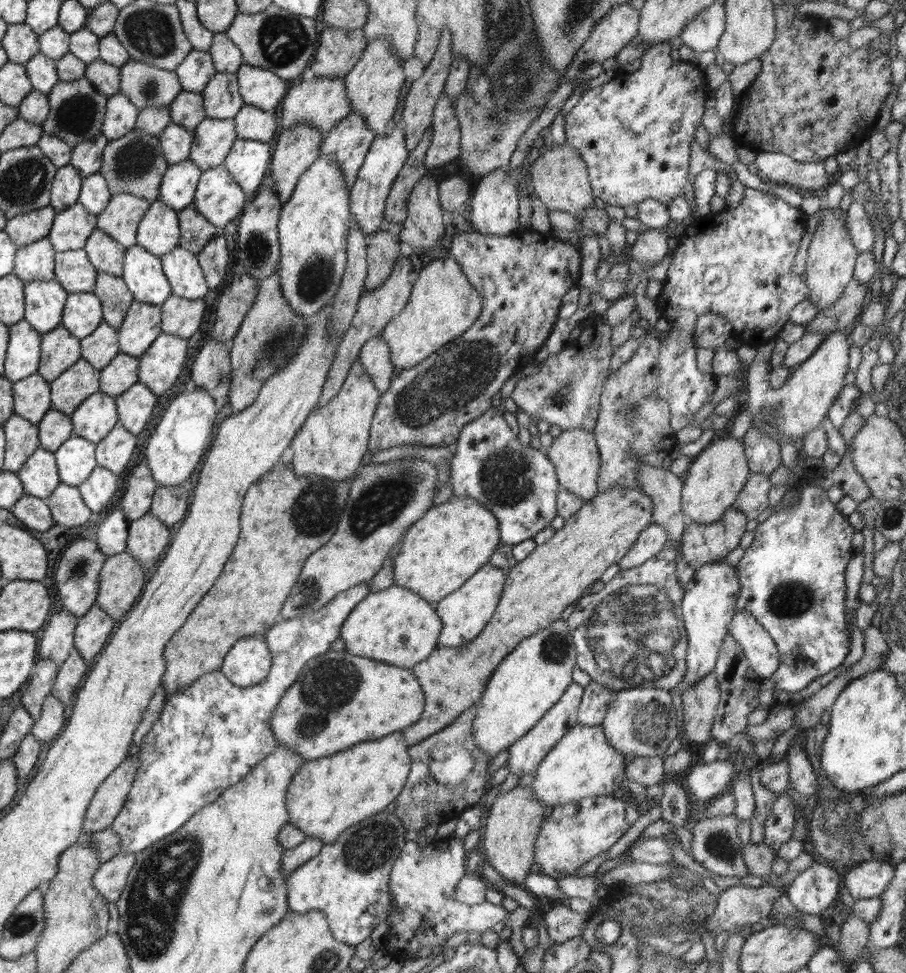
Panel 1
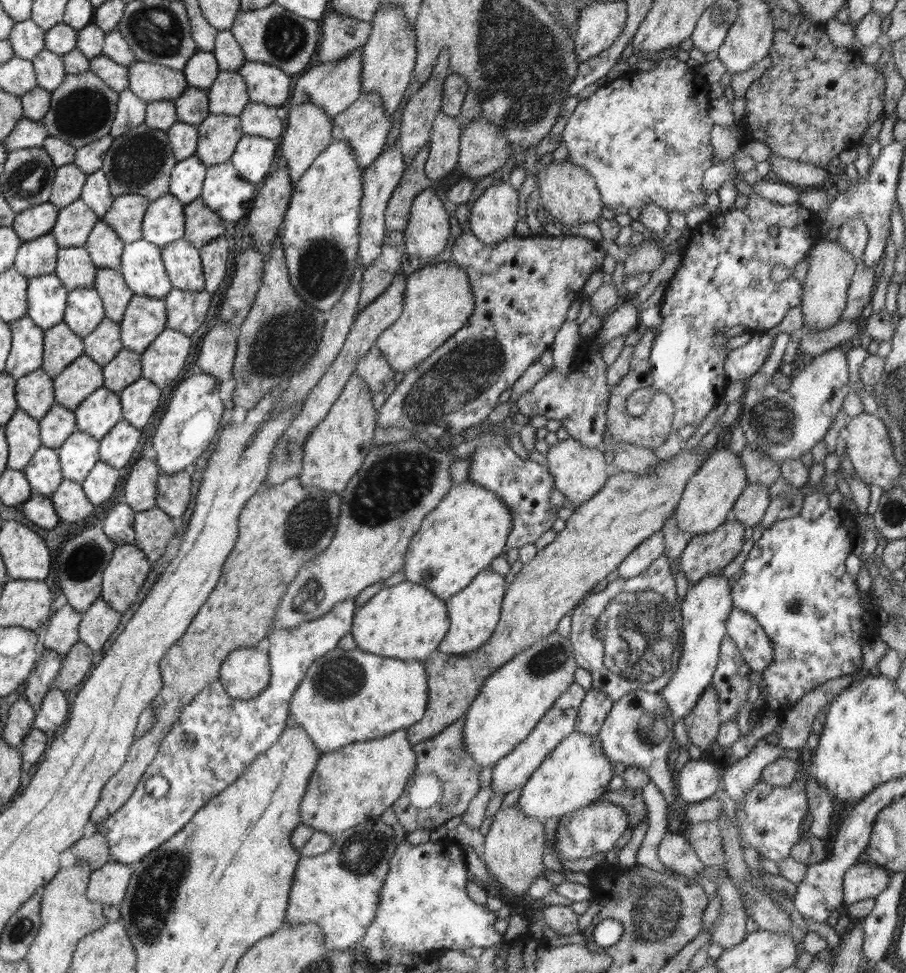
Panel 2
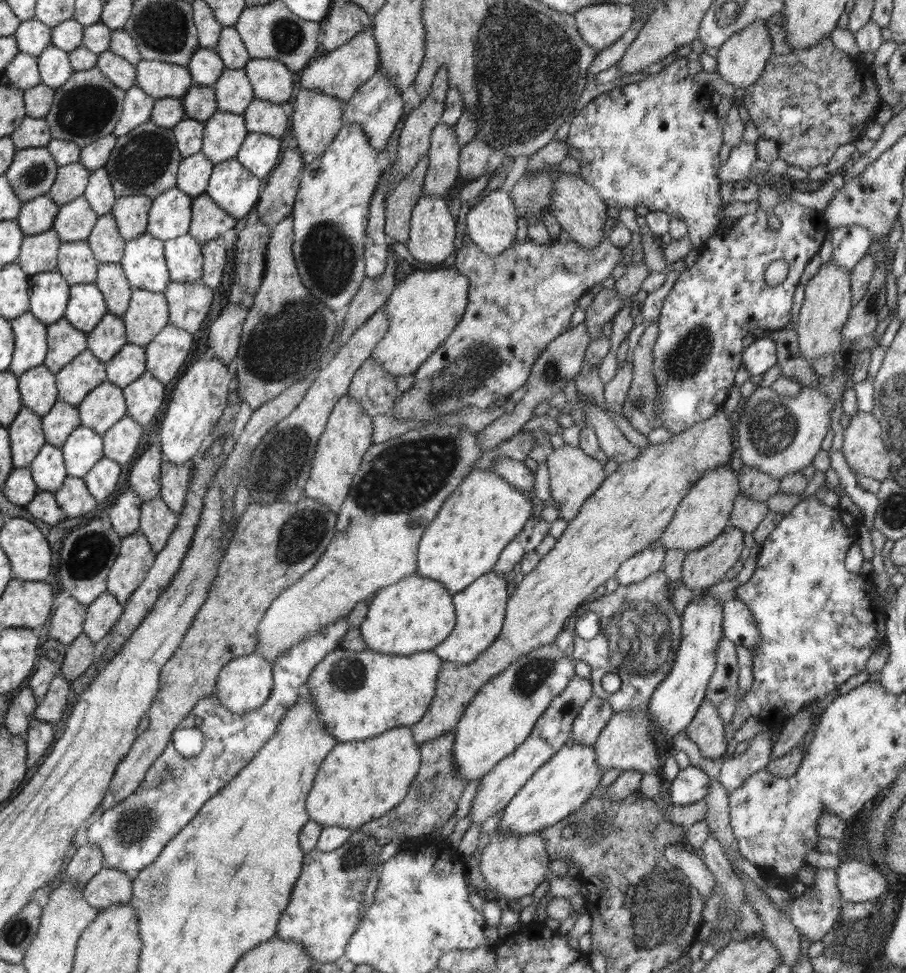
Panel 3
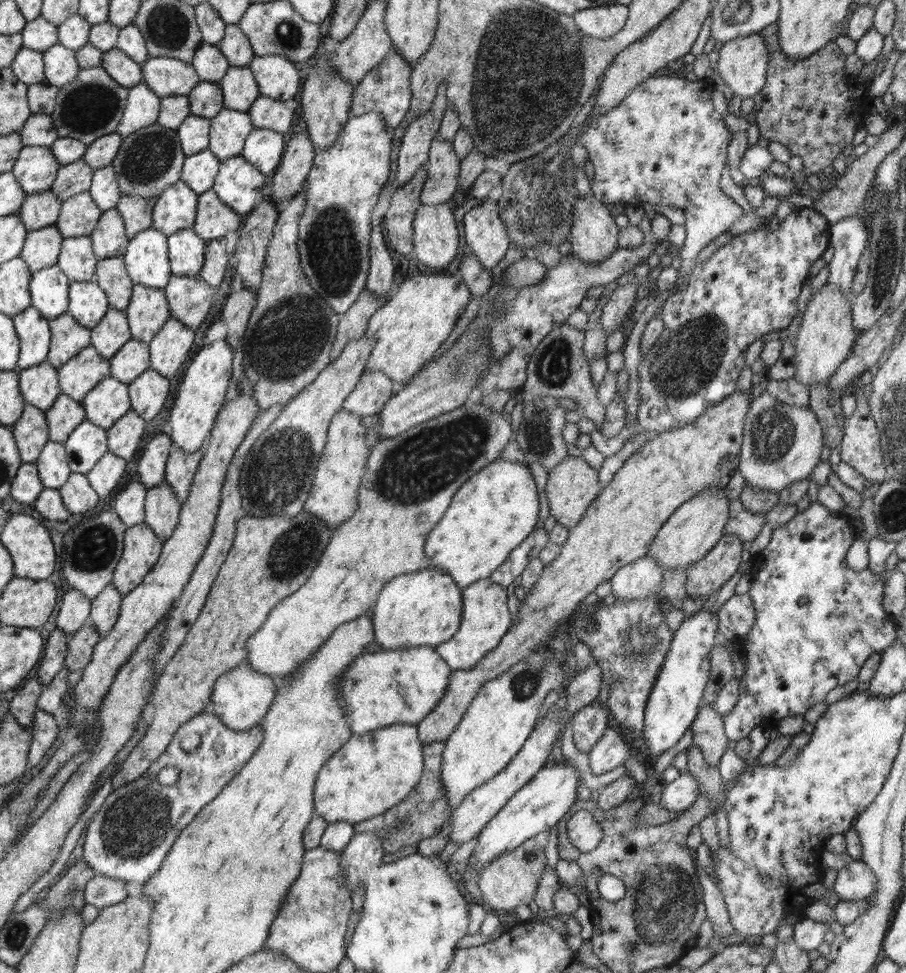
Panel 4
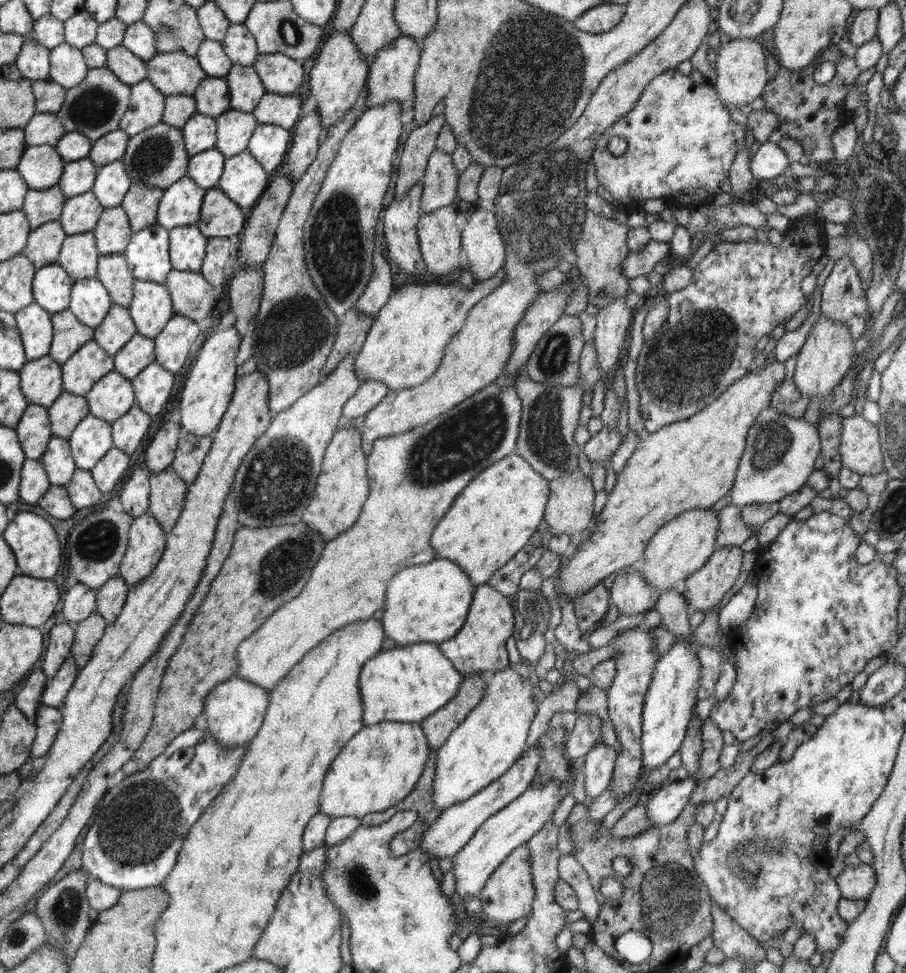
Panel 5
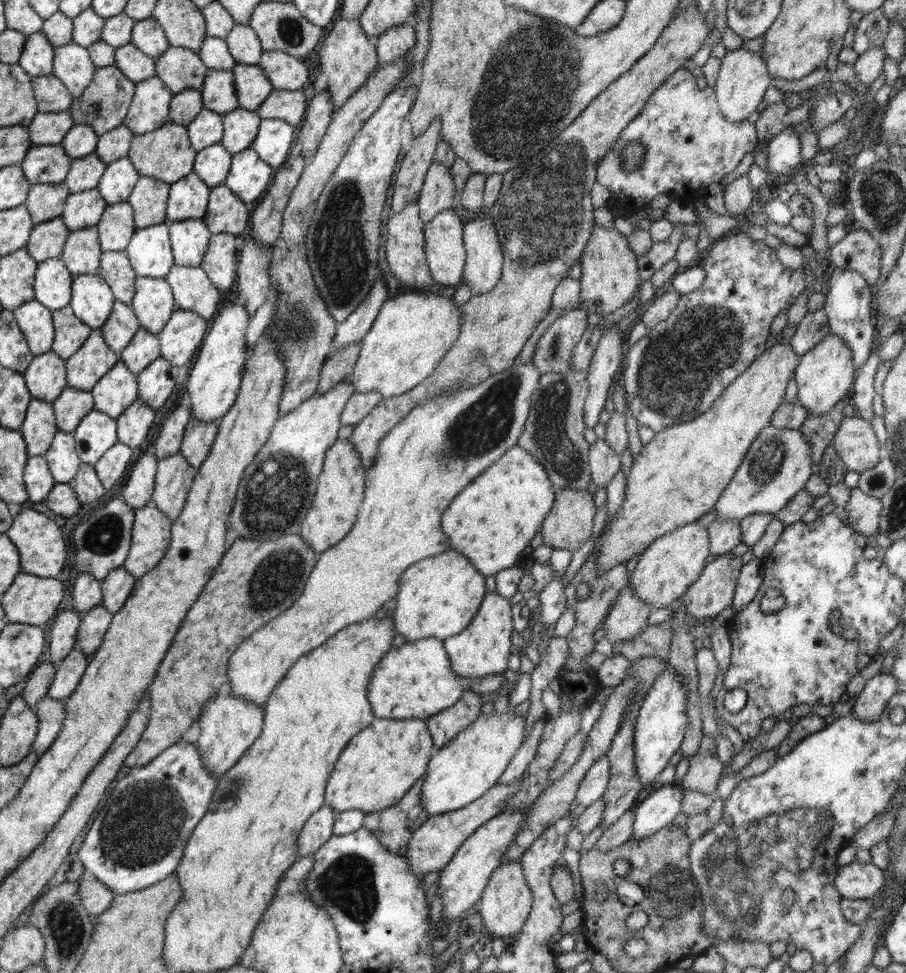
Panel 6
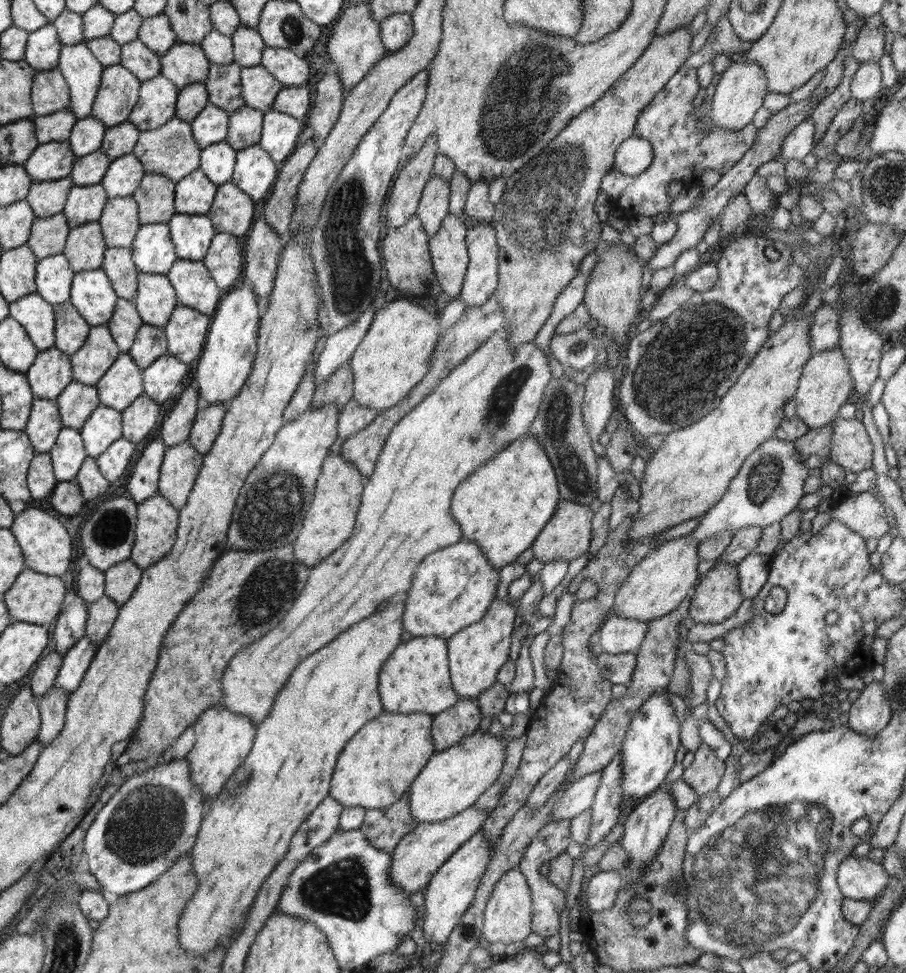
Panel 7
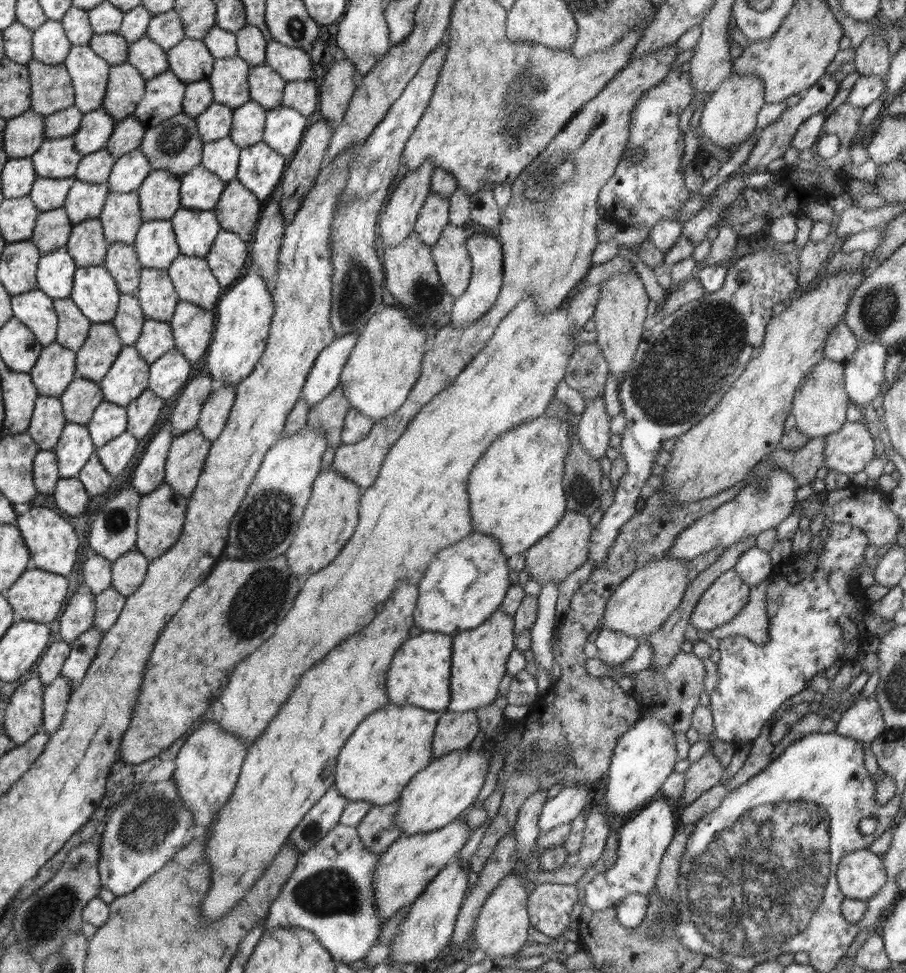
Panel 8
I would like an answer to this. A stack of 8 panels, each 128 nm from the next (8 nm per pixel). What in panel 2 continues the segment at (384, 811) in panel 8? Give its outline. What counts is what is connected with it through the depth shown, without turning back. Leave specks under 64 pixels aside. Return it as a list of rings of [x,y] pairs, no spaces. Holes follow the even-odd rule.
[[[466,716],[458,718],[436,736],[413,745],[417,759],[414,775],[408,780],[405,792],[391,806],[407,834],[418,829],[435,829],[450,818],[463,815],[480,790],[482,766],[465,752],[464,719]]]

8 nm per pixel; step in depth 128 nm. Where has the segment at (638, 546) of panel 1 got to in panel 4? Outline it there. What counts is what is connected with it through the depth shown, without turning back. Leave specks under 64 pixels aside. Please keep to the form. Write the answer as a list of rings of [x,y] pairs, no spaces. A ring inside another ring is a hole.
[[[648,556],[620,568],[610,579],[612,594],[618,600],[646,600],[660,595],[663,570]]]

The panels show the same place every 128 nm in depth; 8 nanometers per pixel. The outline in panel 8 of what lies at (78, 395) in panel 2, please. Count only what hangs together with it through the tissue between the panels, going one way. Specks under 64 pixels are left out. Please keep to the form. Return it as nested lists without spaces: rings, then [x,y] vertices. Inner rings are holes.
[[[111,322],[91,323],[84,344],[76,353],[76,375],[99,383],[123,347]]]

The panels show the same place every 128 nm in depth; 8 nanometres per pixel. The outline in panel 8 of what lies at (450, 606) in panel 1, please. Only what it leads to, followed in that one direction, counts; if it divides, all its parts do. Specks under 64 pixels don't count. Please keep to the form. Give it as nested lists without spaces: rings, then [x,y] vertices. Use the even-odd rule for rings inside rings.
[[[497,609],[488,621],[453,635],[451,656],[450,712],[476,711],[492,704],[498,694],[502,676],[507,674],[506,664],[514,648],[514,624],[510,616]]]

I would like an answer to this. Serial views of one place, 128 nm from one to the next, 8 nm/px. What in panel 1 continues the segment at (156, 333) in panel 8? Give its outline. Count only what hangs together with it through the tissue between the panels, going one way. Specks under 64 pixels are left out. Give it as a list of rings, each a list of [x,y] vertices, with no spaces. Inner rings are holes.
[[[119,351],[119,353],[100,370],[99,390],[116,398],[138,382],[139,357]]]

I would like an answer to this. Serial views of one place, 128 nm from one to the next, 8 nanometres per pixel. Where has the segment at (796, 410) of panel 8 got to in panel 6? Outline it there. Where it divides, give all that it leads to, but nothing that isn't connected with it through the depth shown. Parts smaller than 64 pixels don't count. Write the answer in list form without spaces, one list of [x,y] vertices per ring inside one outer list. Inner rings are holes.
[[[828,334],[822,338],[820,344],[816,344],[812,350],[808,350],[799,358],[795,370],[795,380],[798,388],[798,402],[806,408],[808,414],[824,416],[836,406],[844,396],[850,395],[855,378],[855,364],[852,358],[852,350],[844,344],[844,340],[836,334]]]

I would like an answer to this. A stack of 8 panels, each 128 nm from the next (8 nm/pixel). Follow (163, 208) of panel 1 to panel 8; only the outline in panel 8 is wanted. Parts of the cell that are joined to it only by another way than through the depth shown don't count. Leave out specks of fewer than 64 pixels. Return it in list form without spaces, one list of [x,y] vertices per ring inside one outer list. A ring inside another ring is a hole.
[[[202,164],[182,176],[180,182],[181,206],[201,211],[214,209],[226,184]]]

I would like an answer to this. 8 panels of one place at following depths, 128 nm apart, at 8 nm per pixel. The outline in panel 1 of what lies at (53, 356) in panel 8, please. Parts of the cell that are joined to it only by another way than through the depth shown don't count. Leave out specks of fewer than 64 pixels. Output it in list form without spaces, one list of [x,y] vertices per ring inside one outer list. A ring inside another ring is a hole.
[[[38,372],[13,383],[12,394],[14,413],[35,425],[52,407],[49,382]]]

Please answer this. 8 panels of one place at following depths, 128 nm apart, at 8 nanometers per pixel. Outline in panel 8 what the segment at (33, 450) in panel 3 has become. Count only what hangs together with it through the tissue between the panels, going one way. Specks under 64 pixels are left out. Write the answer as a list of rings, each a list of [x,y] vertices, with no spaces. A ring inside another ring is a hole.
[[[39,395],[27,433],[36,441],[40,451],[50,451],[55,448],[66,423],[61,400]]]

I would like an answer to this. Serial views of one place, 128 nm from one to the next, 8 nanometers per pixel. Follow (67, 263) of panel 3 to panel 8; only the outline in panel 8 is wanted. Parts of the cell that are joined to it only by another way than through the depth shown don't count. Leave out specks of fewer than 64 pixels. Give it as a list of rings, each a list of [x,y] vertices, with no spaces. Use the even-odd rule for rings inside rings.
[[[99,217],[83,220],[73,225],[67,246],[68,254],[74,258],[76,268],[104,265],[110,242],[103,233]]]

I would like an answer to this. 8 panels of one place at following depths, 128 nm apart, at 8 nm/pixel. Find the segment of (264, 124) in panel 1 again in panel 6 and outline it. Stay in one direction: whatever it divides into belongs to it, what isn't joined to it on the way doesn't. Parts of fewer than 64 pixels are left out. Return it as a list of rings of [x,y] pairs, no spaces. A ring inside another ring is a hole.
[[[274,89],[256,112],[261,119],[277,118],[288,121],[288,124],[297,128],[304,120],[307,106],[303,89],[295,91]]]

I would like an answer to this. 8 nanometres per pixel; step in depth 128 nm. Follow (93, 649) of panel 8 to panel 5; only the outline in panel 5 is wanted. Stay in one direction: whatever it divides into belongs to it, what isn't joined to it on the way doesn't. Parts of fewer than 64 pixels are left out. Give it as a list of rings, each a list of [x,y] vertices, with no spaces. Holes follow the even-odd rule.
[[[68,659],[64,661],[56,671],[56,675],[48,679],[44,692],[42,692],[41,704],[61,707],[66,694],[70,692],[72,684],[76,680],[79,669],[74,660]]]

